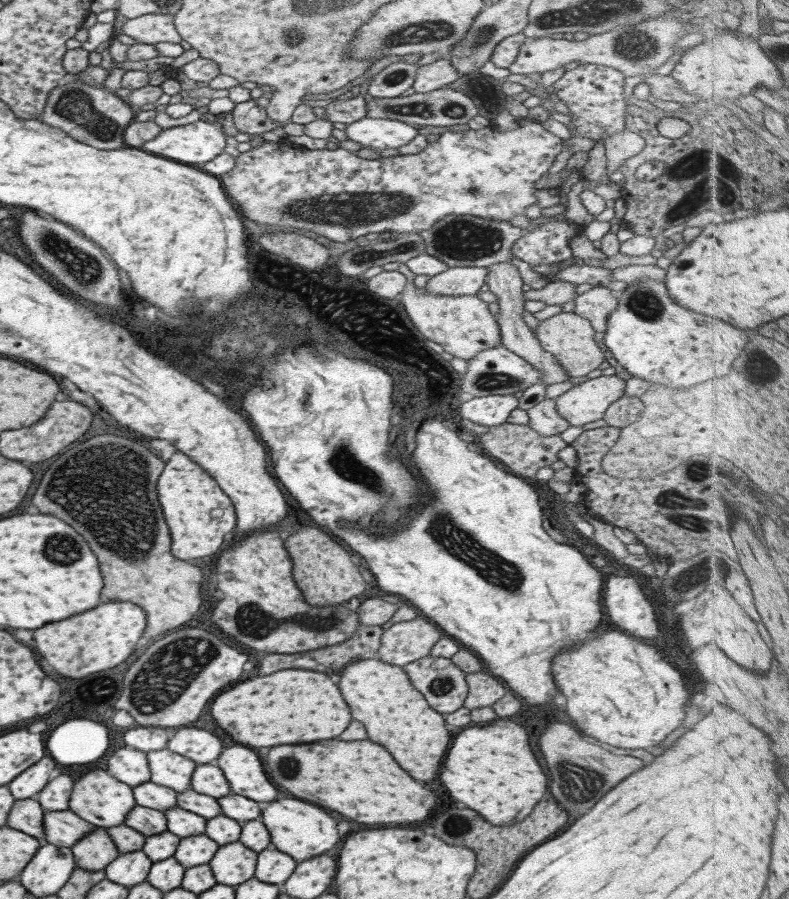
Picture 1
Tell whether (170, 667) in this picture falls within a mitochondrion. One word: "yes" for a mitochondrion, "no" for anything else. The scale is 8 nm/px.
yes

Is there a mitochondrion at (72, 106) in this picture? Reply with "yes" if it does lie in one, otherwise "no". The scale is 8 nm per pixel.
yes

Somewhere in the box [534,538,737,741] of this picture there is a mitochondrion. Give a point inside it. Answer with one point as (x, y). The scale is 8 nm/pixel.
(690, 568)

